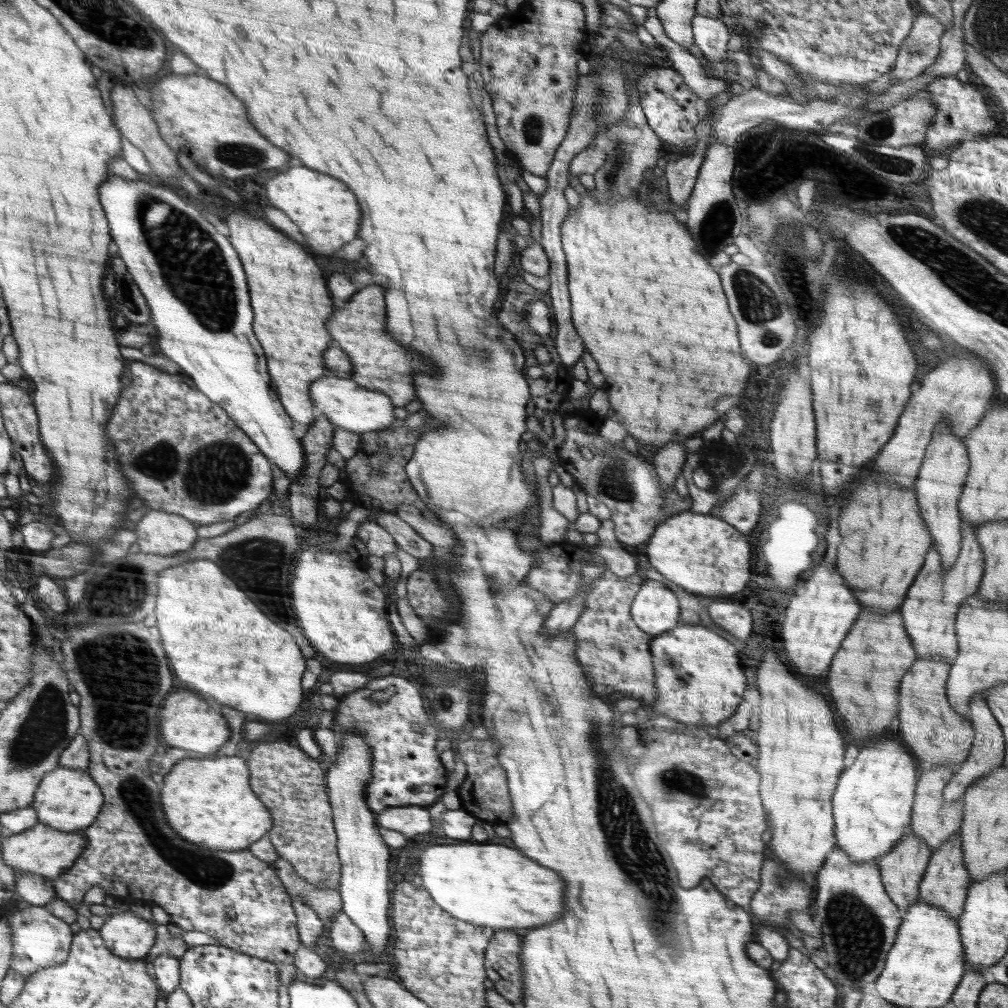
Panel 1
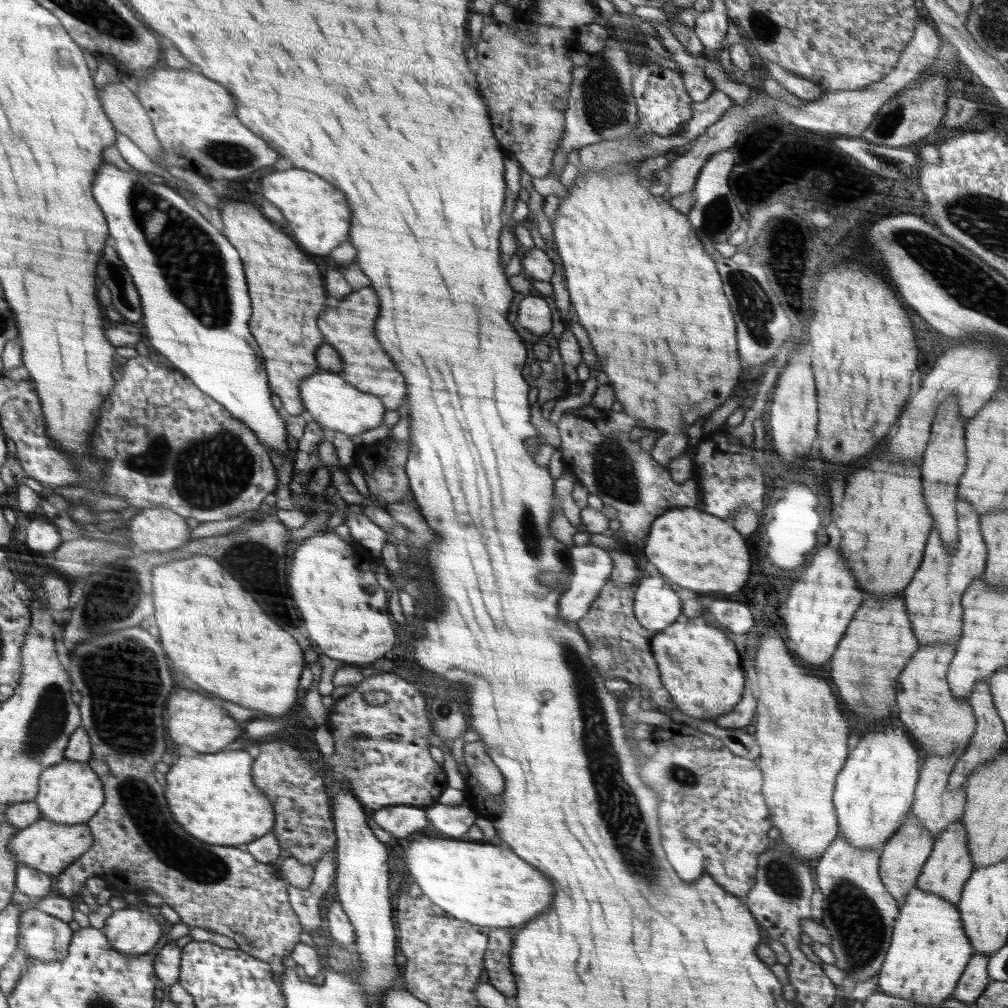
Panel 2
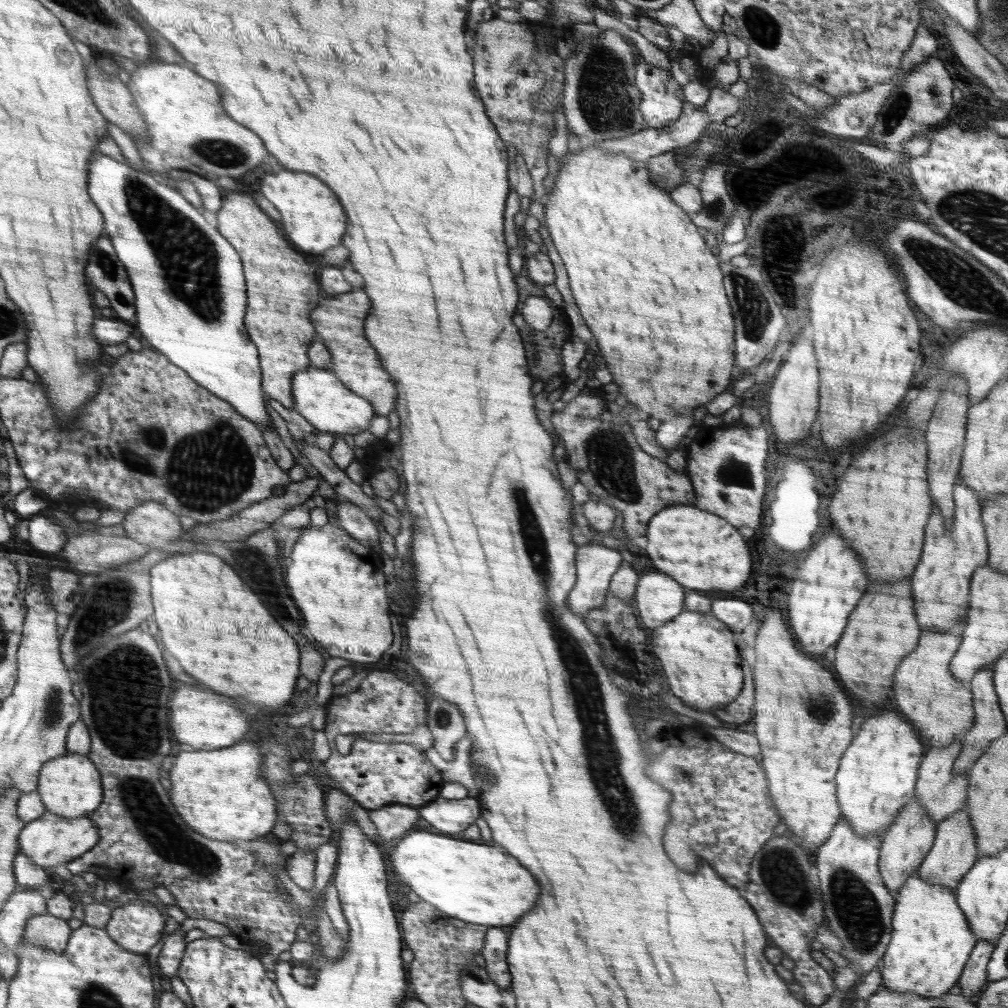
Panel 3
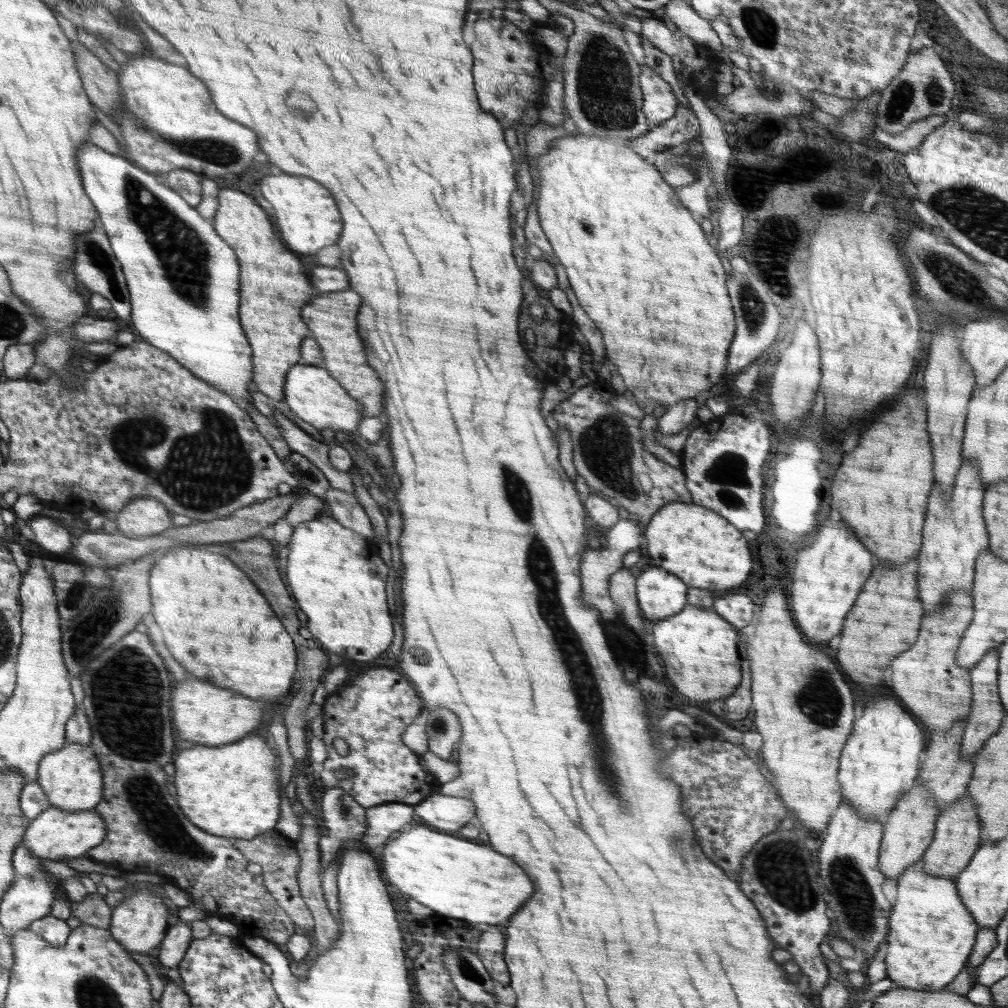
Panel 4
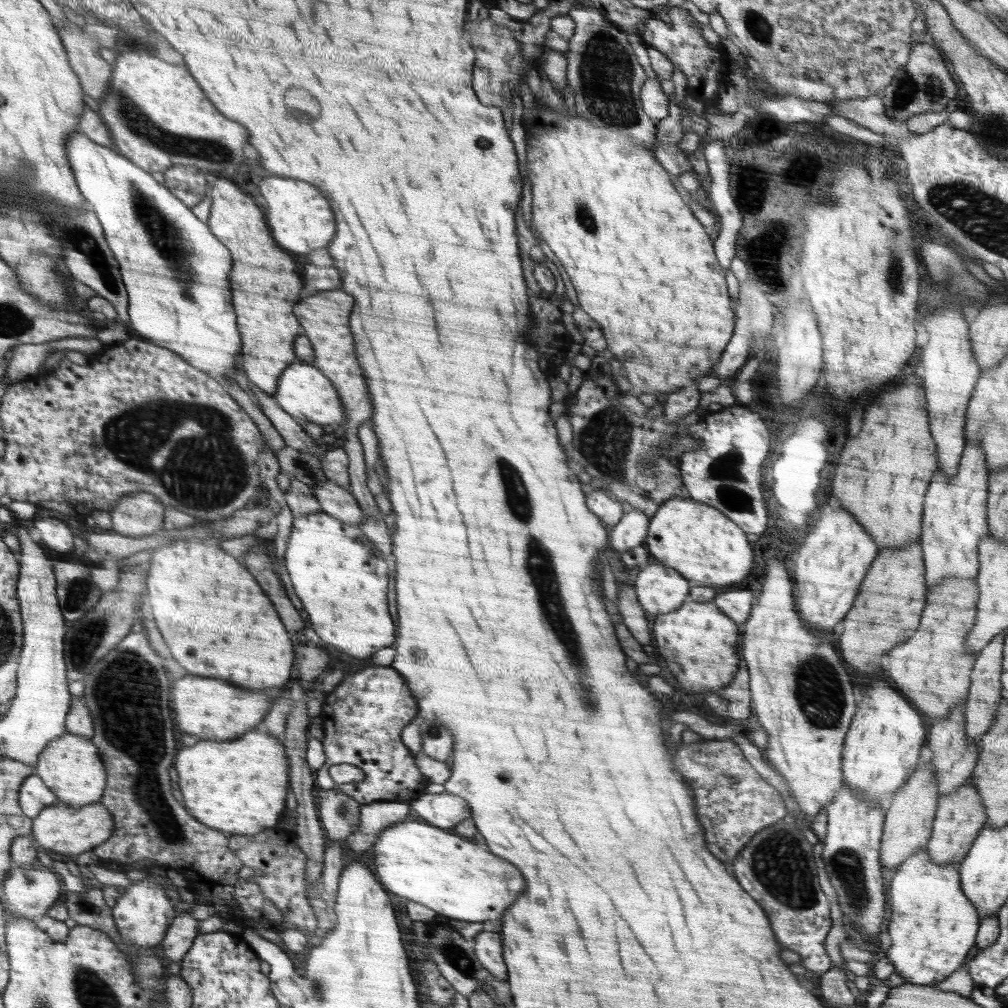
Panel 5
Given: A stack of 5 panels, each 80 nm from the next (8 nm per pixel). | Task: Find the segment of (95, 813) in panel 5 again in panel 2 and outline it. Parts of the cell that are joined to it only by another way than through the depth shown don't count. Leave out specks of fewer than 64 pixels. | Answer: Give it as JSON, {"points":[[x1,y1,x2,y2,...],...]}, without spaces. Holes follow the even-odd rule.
{"points":[[43,817,30,826,19,830,7,844,7,849,13,852,18,863,30,866,48,875,59,876,72,862,80,858,93,846,92,828,88,822,78,824,62,824,52,822]]}

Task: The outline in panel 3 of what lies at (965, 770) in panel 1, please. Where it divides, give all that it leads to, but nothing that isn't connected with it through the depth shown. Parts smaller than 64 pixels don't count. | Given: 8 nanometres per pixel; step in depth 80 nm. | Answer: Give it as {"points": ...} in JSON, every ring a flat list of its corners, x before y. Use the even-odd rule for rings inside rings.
{"points":[[989,664,984,667,984,669,978,671,978,673,972,677,969,686,972,693,975,719,974,724,971,725,971,729,963,738,962,751,954,763,953,774,960,774,961,772,965,772,965,770,971,769,973,764,986,753,986,750,990,747,990,743,1007,732,1007,724,994,687,994,665]]}

